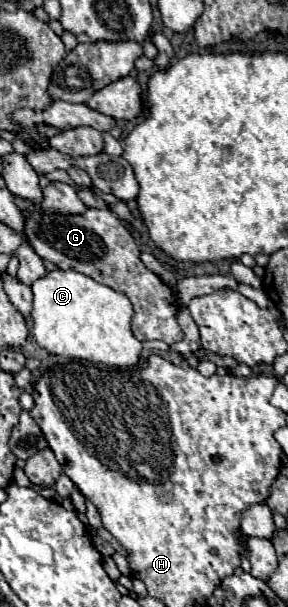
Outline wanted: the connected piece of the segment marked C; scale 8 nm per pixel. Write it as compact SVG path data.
M51 270L33 282L33 338L49 354L135 368L143 344L131 334L129 298L77 270Z

